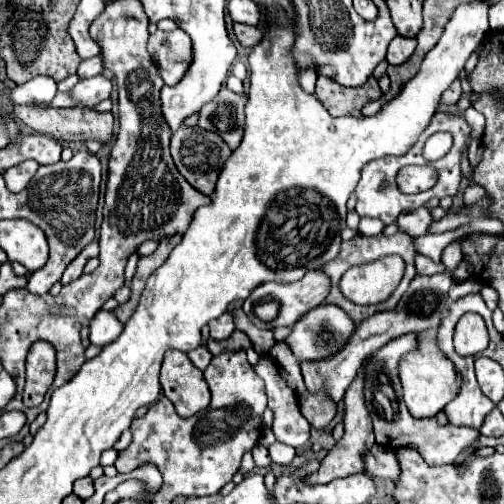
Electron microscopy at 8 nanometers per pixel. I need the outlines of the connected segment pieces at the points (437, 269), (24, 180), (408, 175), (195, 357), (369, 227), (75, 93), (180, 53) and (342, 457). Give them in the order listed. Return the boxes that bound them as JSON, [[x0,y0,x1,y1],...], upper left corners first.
[[415,253,447,275],[3,159,39,193],[397,165,438,194],[187,345,211,371],[359,217,385,236],[69,75,111,107],[147,31,193,85],[303,371,375,485]]

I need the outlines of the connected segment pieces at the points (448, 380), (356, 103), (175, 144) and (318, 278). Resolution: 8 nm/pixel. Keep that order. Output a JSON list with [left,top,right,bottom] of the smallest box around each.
[[399,335,461,419],[315,77,383,117],[171,127,231,195],[243,271,331,329]]

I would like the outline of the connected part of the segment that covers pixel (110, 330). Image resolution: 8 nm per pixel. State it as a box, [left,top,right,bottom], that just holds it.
[89,311,123,347]

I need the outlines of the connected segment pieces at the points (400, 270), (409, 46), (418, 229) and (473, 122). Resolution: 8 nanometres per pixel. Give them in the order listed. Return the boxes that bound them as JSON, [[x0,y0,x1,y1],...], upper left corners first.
[[339,255,405,305],[387,35,417,65],[397,207,433,237],[465,109,485,139]]

